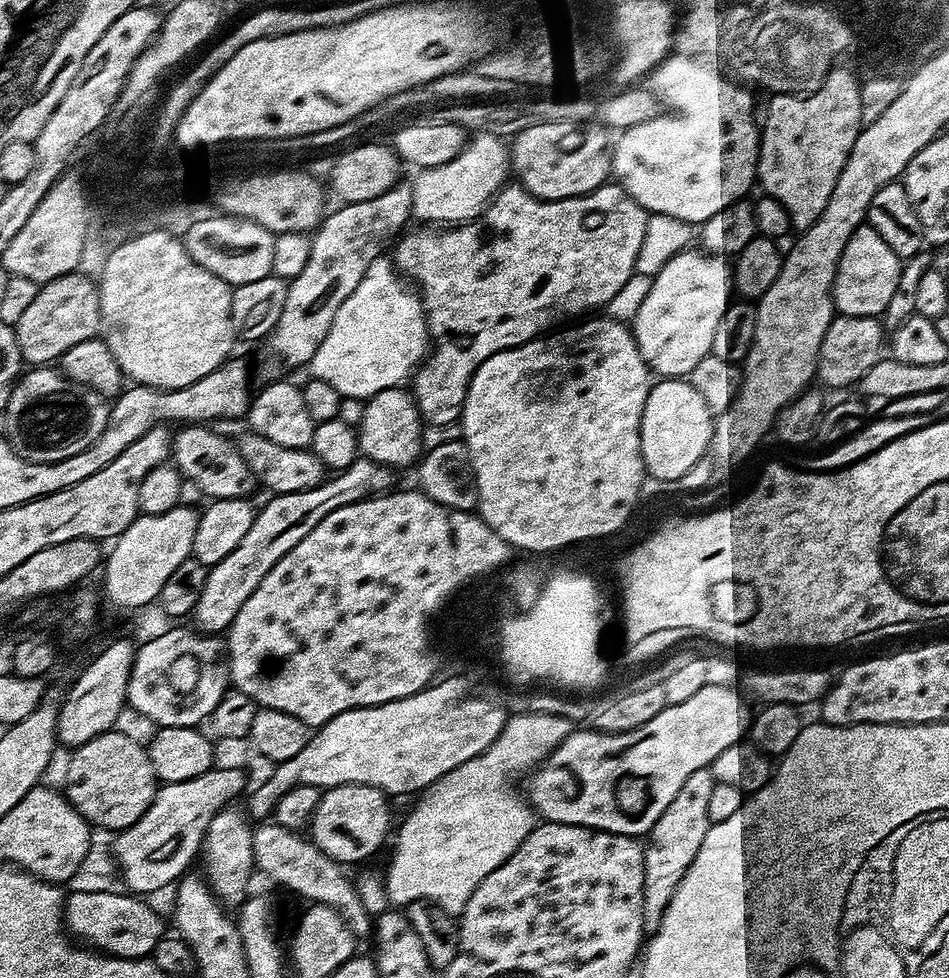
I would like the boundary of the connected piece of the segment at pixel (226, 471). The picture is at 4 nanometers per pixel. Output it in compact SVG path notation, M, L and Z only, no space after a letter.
M190 424L179 429L180 433L172 436L171 459L175 467L179 468L180 475L189 485L201 488L212 500L238 500L251 497L252 487L257 487L257 480L252 476L250 466L246 466L246 458L242 458L237 441L227 440L220 432L215 432L215 427L203 424Z

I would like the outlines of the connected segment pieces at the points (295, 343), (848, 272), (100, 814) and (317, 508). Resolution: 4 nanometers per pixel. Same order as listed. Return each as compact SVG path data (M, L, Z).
M398 182L386 194L378 194L378 198L366 198L366 202L353 204L341 203L337 212L329 211L320 221L320 227L311 233L310 259L302 274L298 274L288 281L286 306L282 306L282 315L279 316L274 330L269 332L262 341L264 347L264 361L260 364L260 372L264 378L280 378L291 368L303 369L314 358L314 350L322 346L326 333L330 331L330 322L334 322L334 314L338 314L338 306L354 294L358 282L370 270L370 262L385 255L390 245L405 231L407 220L413 219L412 214L412 185L408 182Z
M862 226L854 230L842 258L838 262L836 281L832 287L832 302L835 311L842 316L879 317L890 306L890 298L898 286L901 259L882 242L882 234L871 226Z
M120 731L103 732L98 738L75 749L69 755L72 757L64 772L63 791L68 803L73 804L89 824L97 829L109 828L112 834L134 826L134 822L146 814L158 787L147 747Z
M358 458L350 467L337 471L333 478L325 479L323 484L310 490L298 490L294 494L273 495L256 513L250 530L246 530L246 538L222 558L222 562L211 565L206 578L206 586L202 586L202 598L198 598L194 619L195 627L205 634L223 633L234 622L238 610L242 610L242 602L258 590L258 582L270 574L274 562L286 554L286 550L294 550L326 514L338 510L347 504L366 500L374 496L382 496L393 491L397 473L382 462Z

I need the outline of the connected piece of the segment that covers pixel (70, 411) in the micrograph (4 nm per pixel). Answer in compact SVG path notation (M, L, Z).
M52 366L25 371L10 391L4 408L3 435L19 456L35 464L58 462L78 454L78 450L86 450L102 434L108 421L109 401L94 390L75 384Z

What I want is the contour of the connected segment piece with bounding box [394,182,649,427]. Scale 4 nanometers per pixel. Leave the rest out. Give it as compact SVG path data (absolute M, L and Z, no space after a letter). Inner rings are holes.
M509 182L496 193L492 203L478 218L478 222L448 226L440 230L444 232L431 232L428 229L431 227L428 226L421 227L424 228L421 232L405 231L394 244L394 252L396 248L394 267L401 277L409 281L416 280L415 287L418 289L420 301L424 304L424 311L428 318L428 334L432 343L430 358L425 359L424 363L416 369L410 381L410 391L416 398L416 408L420 411L421 417L429 425L436 424L438 427L457 423L461 419L464 399L478 364L486 362L486 358L502 350L533 340L535 336L547 333L573 318L583 317L591 313L588 312L591 308L603 309L610 302L610 298L614 298L614 294L618 294L618 290L622 290L622 286L626 286L626 282L636 272L636 259L638 250L642 250L642 238L646 238L648 217L649 213L645 212L642 206L638 206L638 202L634 202L634 198L630 198L630 194L626 194L626 190L615 182L605 182L593 192L587 192L585 196L575 196L565 200L540 200L530 195L519 182Z

